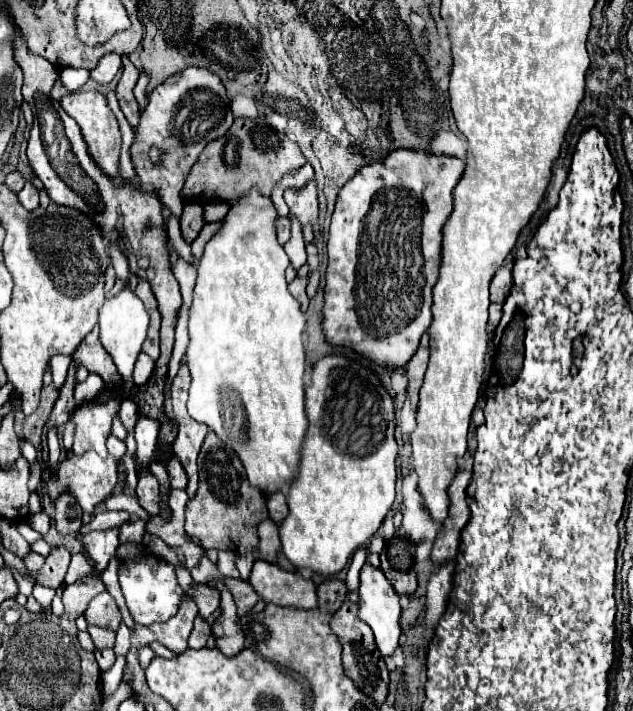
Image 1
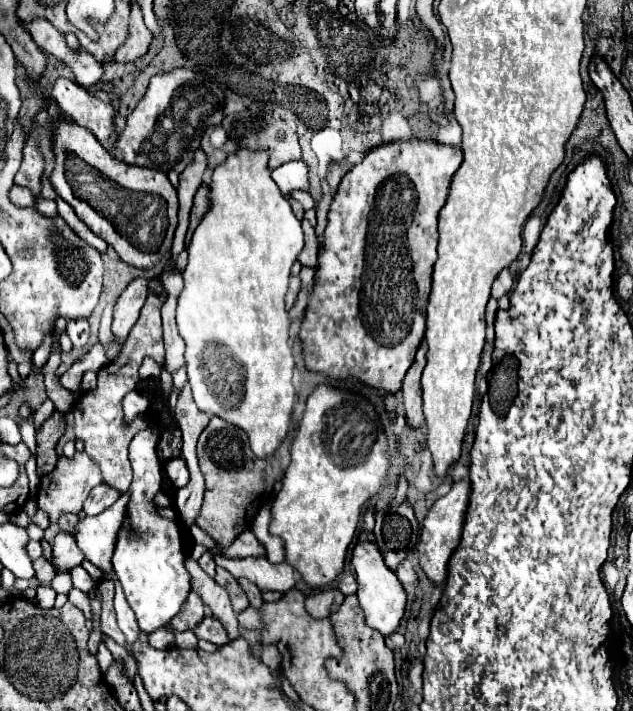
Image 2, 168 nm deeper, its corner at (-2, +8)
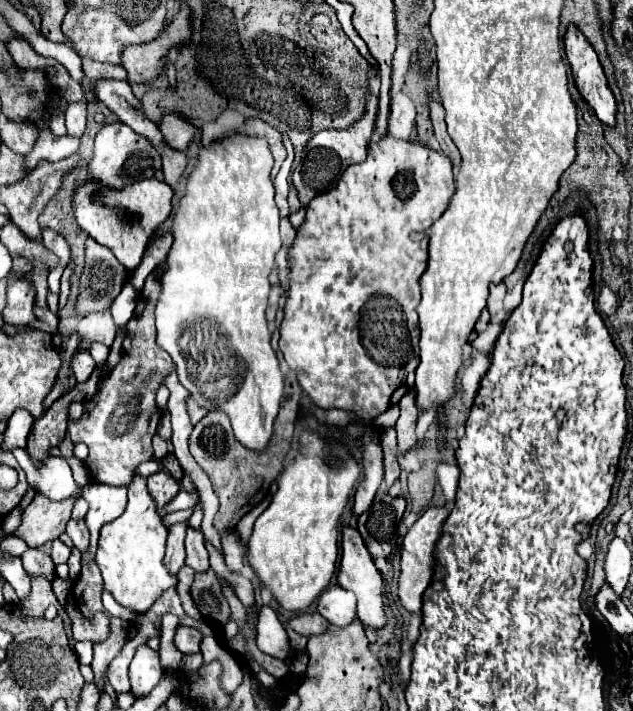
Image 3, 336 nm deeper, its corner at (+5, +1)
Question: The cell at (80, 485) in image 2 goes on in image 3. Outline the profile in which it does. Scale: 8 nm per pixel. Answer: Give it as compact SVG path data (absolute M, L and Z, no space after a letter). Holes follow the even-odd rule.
M35 494L33 502L23 510L21 524L13 536L21 538L29 548L39 548L57 540L65 532L65 524L71 518L73 498L63 502L51 502L41 494Z

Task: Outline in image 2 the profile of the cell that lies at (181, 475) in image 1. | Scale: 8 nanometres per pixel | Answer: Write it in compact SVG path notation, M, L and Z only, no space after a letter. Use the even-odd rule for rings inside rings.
M182 457L170 459L166 463L166 475L174 483L174 487L184 487L188 483L188 467L186 467L186 461Z

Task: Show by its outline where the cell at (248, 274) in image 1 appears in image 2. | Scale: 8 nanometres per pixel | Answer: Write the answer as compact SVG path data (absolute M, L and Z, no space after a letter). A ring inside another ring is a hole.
M240 149L236 155L230 155L226 159L226 163L222 163L220 167L216 167L210 175L210 189L212 189L212 207L210 211L204 215L204 219L200 221L200 225L196 227L190 243L188 243L188 265L182 271L184 277L184 291L178 297L178 309L176 309L176 323L178 323L178 333L186 343L186 369L188 369L188 381L192 385L192 393L194 393L194 401L198 405L200 411L208 413L210 417L220 417L240 429L246 431L248 439L250 439L250 447L254 451L256 457L266 459L270 457L280 443L284 443L284 439L288 437L290 431L290 421L294 417L294 405L298 399L296 393L296 385L294 385L294 371L296 371L296 361L292 355L292 345L290 345L290 319L288 319L288 311L284 307L284 297L288 293L288 279L290 279L290 267L296 261L298 253L302 251L304 245L304 235L302 235L302 227L300 221L294 217L290 203L282 197L278 185L272 181L270 171L266 167L268 163L268 155L264 151L248 151L248 149Z

